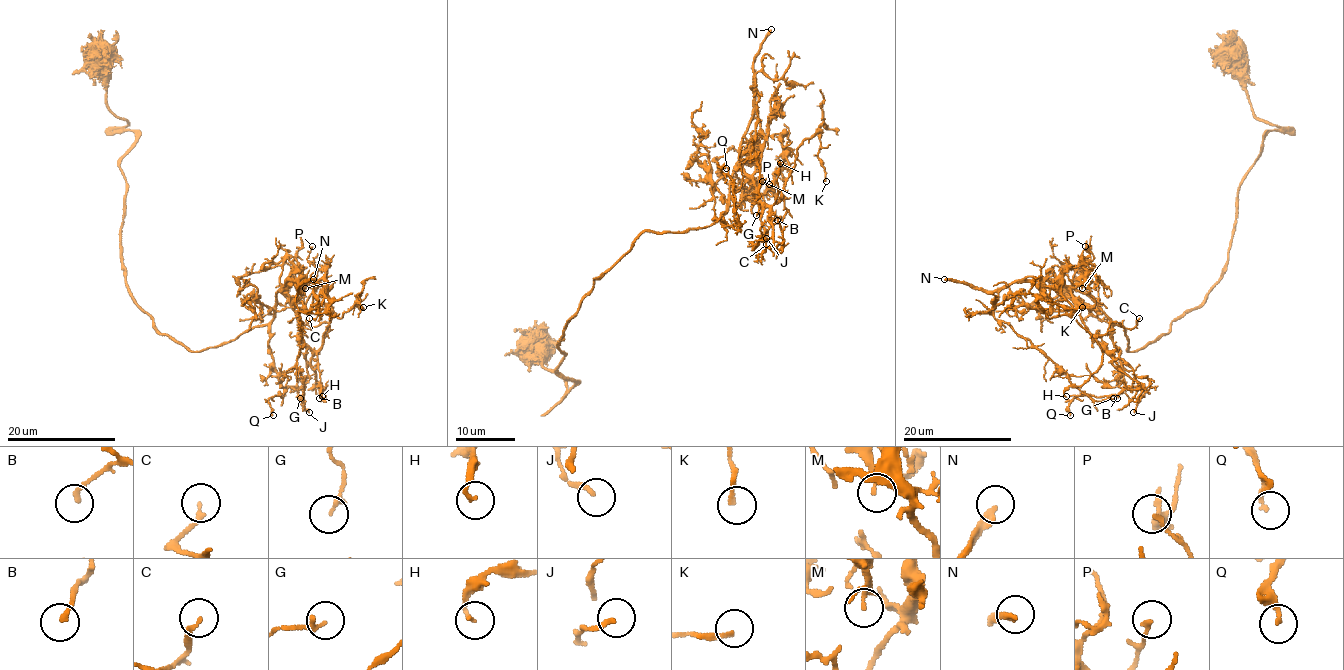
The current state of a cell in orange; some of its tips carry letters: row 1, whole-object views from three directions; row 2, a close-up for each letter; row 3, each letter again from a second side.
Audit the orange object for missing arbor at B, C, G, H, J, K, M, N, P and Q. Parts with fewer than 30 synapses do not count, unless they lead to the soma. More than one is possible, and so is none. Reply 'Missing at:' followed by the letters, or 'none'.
Missing at: N

